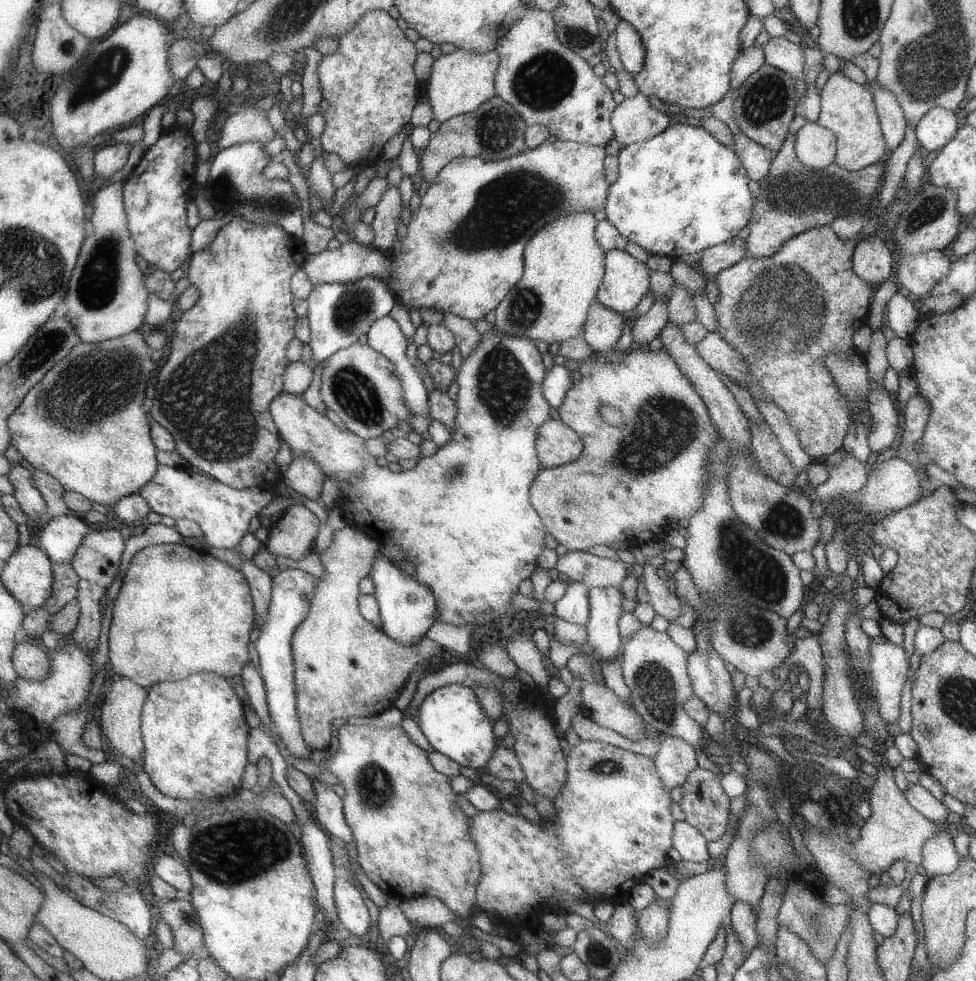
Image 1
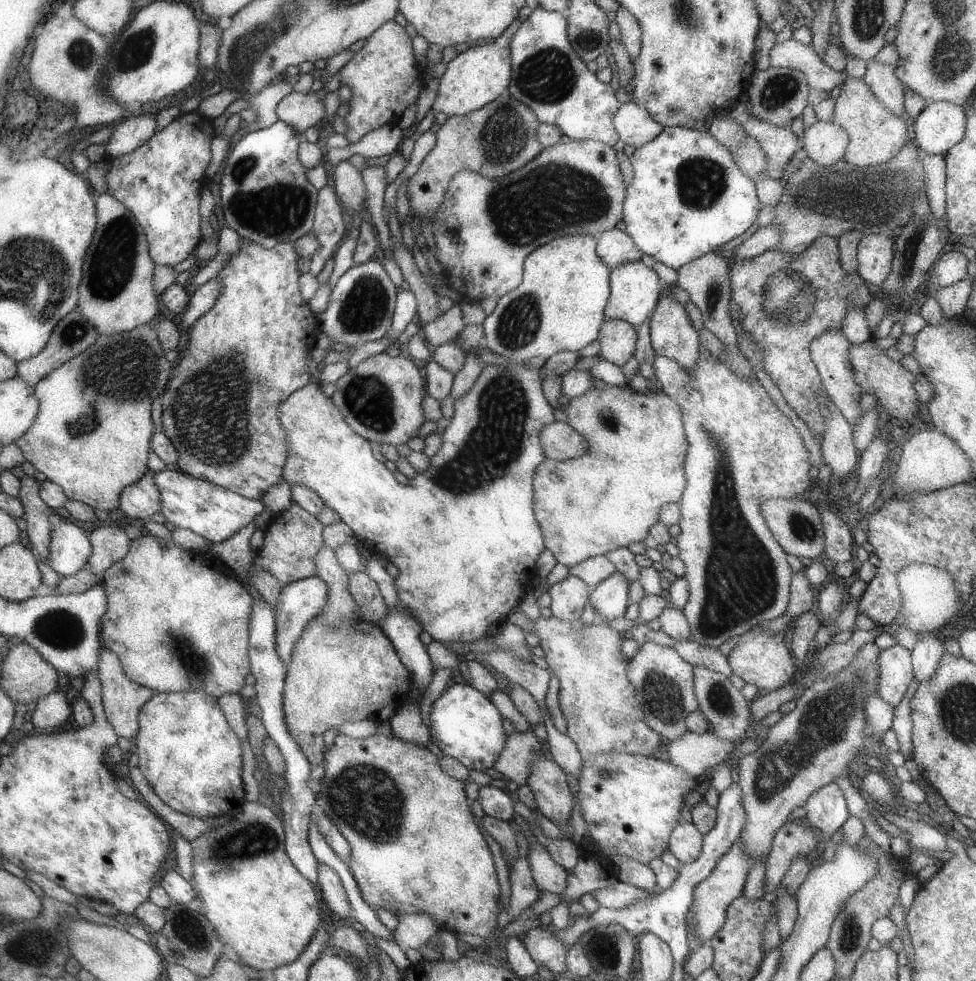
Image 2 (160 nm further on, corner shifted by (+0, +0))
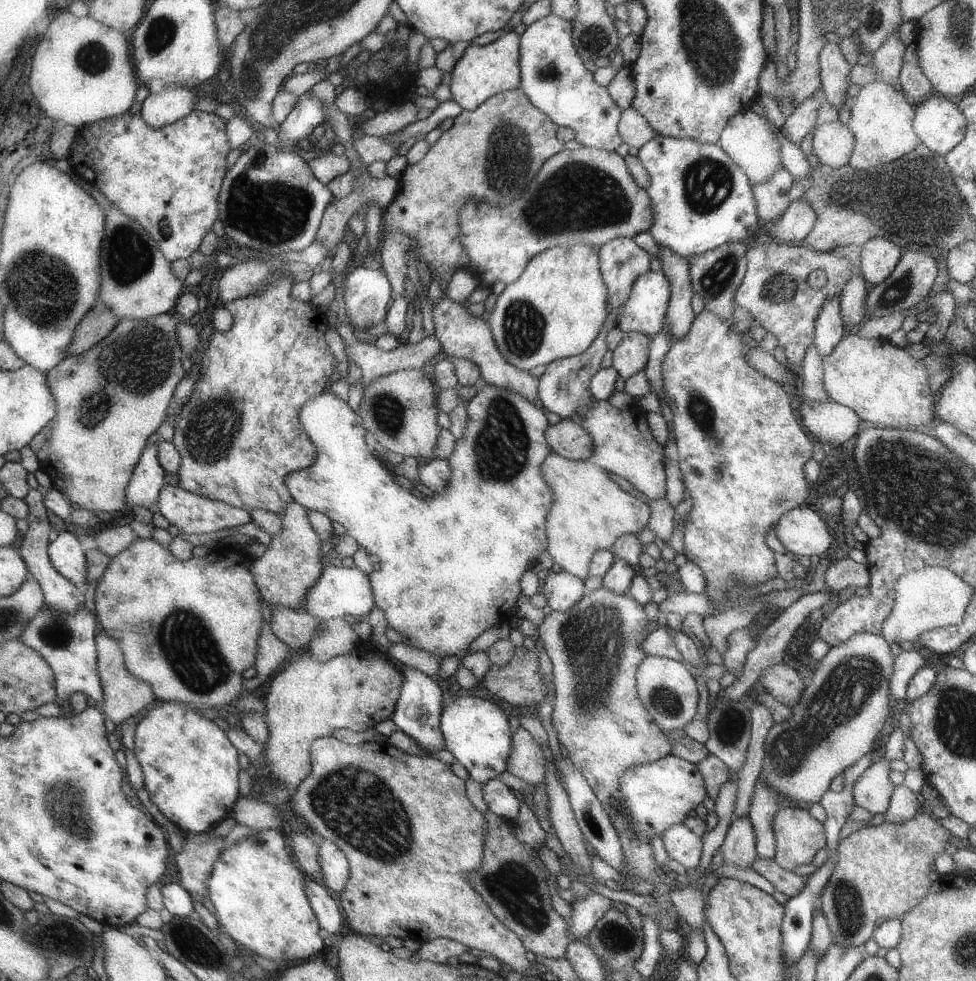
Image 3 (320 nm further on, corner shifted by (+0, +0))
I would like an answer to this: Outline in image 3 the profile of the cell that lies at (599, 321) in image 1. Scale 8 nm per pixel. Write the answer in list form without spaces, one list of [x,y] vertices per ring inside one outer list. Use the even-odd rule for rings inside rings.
[[[626,331],[621,342],[615,347],[612,358],[612,367],[619,377],[627,380],[631,375],[645,370],[649,361],[650,341],[647,335]]]

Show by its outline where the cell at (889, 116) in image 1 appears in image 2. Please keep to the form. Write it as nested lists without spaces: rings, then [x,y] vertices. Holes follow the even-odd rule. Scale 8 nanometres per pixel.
[[[869,59],[866,61],[862,79],[870,86],[875,98],[881,101],[888,111],[894,115],[902,114],[904,90],[891,65]]]

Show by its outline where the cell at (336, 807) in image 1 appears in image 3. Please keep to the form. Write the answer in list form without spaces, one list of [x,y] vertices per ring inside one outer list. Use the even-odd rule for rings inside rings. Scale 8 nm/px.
[[[323,837],[320,838],[319,844],[324,884],[331,892],[341,894],[350,881],[351,869],[346,852],[333,841]]]

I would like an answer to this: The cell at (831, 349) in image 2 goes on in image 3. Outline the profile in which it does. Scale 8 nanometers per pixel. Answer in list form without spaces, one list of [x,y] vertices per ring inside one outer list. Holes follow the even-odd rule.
[[[839,295],[829,298],[829,300],[823,304],[818,318],[814,322],[812,341],[821,358],[829,354],[847,332],[840,315],[839,303]]]

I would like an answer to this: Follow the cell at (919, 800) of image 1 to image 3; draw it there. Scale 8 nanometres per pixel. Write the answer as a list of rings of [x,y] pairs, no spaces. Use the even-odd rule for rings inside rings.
[[[896,785],[889,799],[889,806],[883,813],[884,820],[895,824],[909,820],[921,807],[919,794],[915,794],[906,785]]]

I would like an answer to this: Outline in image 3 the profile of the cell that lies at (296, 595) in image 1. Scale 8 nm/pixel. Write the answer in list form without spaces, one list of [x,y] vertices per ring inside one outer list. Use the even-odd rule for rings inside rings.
[[[324,562],[322,577],[308,592],[304,606],[305,610],[314,617],[319,617],[322,621],[345,617],[353,619],[359,626],[363,625],[367,614],[373,610],[373,606],[376,606],[370,574],[357,566],[336,567],[331,563]]]

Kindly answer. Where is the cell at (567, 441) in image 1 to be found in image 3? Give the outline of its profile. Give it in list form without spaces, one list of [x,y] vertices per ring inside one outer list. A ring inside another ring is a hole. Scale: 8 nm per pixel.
[[[561,419],[550,426],[546,437],[554,456],[562,460],[582,461],[588,459],[594,450],[590,434],[570,419]]]

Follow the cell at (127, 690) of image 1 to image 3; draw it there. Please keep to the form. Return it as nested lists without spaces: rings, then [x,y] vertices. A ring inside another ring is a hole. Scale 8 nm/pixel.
[[[99,628],[96,634],[98,646],[98,669],[102,678],[104,688],[104,700],[101,704],[104,714],[113,724],[118,724],[131,716],[135,717],[143,708],[147,708],[151,702],[155,702],[156,697],[154,687],[145,679],[135,676],[126,665],[121,643],[113,638],[105,629]]]

